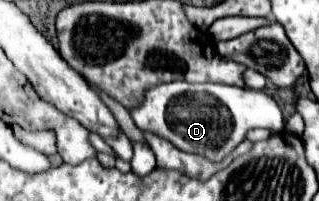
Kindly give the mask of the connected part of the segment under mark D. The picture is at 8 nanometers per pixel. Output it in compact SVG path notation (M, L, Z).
M184 80L158 84L146 92L140 108L130 110L136 126L156 132L184 152L200 152L212 162L224 160L254 128L284 130L278 104L262 90L236 88L228 84L190 84Z

